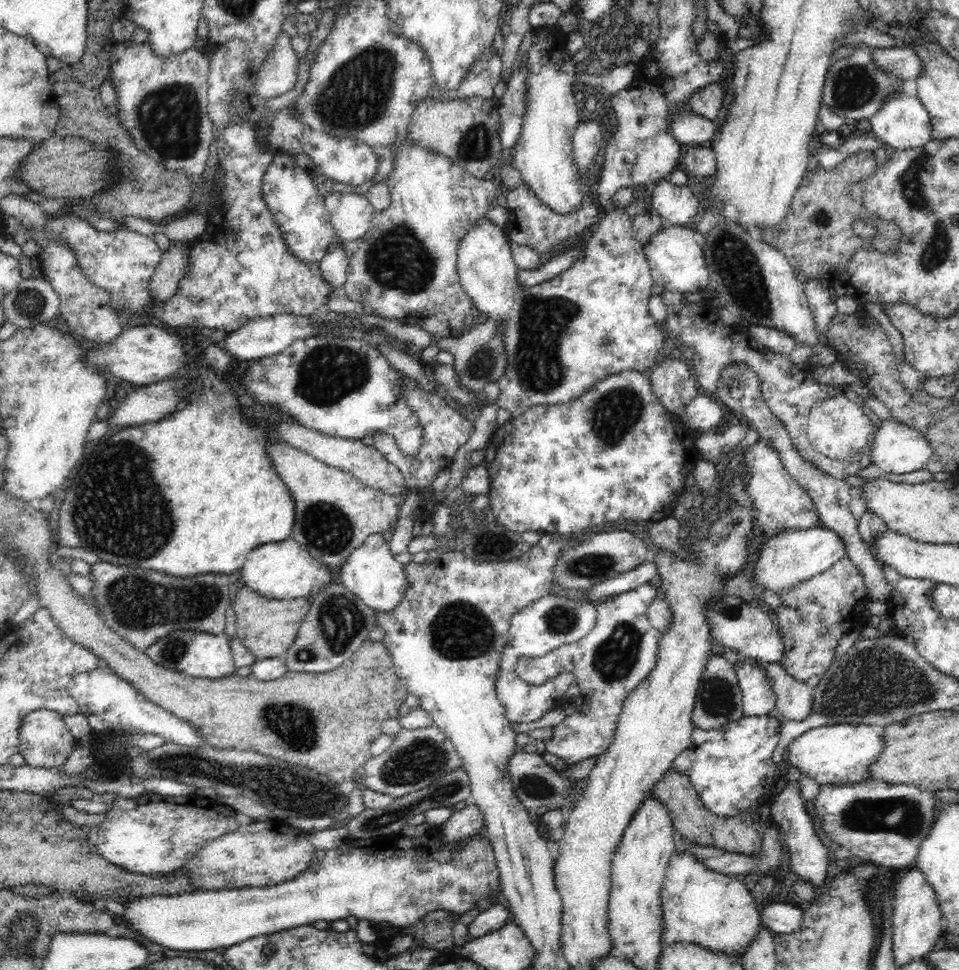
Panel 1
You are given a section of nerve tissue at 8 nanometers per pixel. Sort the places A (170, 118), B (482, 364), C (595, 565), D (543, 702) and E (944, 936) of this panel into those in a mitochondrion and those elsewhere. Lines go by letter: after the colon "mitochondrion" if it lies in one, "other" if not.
A: mitochondrion
B: mitochondrion
C: mitochondrion
D: other
E: other

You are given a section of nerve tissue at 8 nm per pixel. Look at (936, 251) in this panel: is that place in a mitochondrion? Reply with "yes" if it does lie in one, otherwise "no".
yes

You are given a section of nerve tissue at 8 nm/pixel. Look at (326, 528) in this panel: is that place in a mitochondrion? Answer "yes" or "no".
yes

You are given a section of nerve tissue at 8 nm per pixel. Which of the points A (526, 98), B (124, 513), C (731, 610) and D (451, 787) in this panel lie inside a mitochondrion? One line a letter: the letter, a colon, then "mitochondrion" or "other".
A: other
B: mitochondrion
C: mitochondrion
D: mitochondrion

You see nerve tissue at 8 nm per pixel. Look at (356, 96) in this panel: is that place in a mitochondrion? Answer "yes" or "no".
yes

